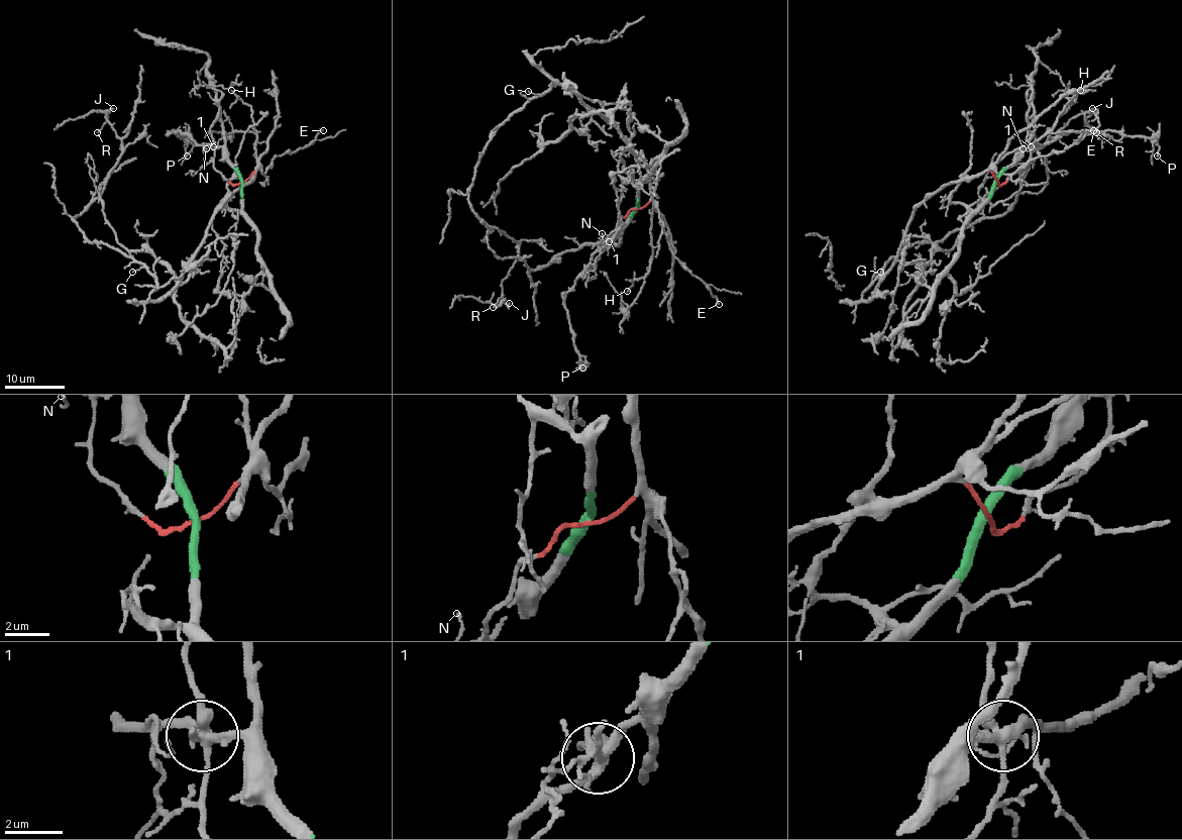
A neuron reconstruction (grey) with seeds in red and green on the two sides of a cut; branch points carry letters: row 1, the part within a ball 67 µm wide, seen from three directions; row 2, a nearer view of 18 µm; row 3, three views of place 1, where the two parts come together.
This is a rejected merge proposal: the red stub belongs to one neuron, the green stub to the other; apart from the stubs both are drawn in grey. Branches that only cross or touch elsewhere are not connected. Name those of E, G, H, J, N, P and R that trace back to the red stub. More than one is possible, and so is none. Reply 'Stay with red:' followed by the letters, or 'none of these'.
Stay with red: E, G, H, J, R

